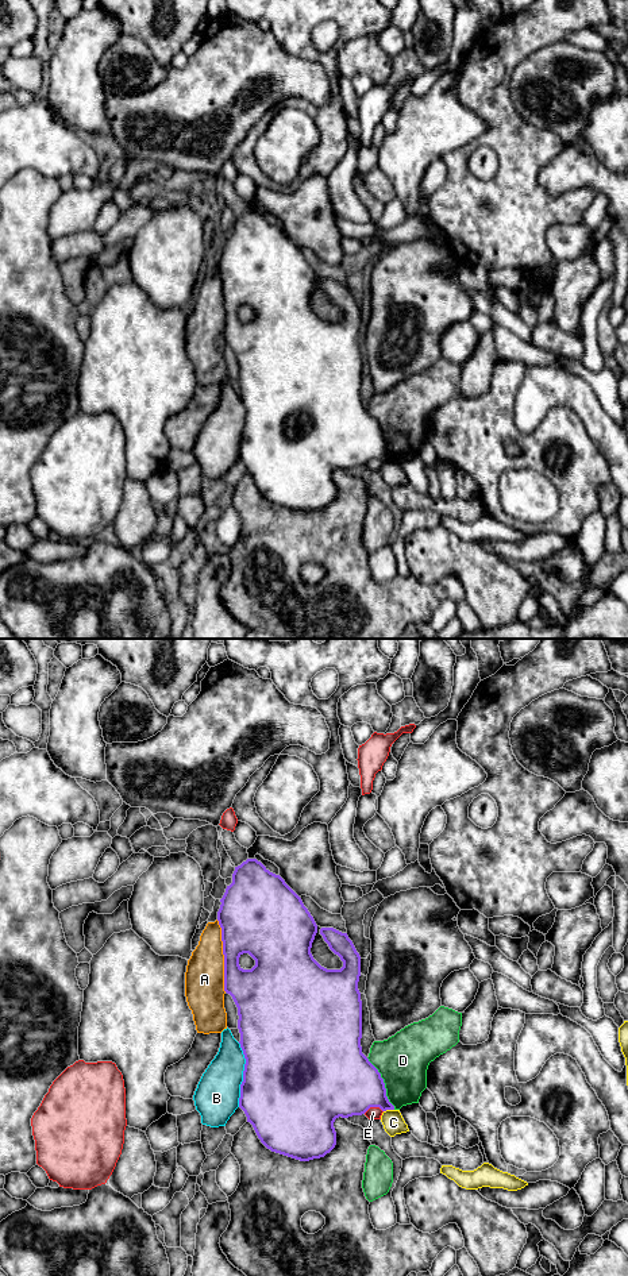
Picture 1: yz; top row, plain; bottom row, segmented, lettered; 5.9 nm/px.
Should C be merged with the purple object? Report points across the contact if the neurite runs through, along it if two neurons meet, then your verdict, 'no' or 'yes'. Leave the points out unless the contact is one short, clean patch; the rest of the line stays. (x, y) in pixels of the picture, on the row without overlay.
border yz (393, 461), (384, 463); no

